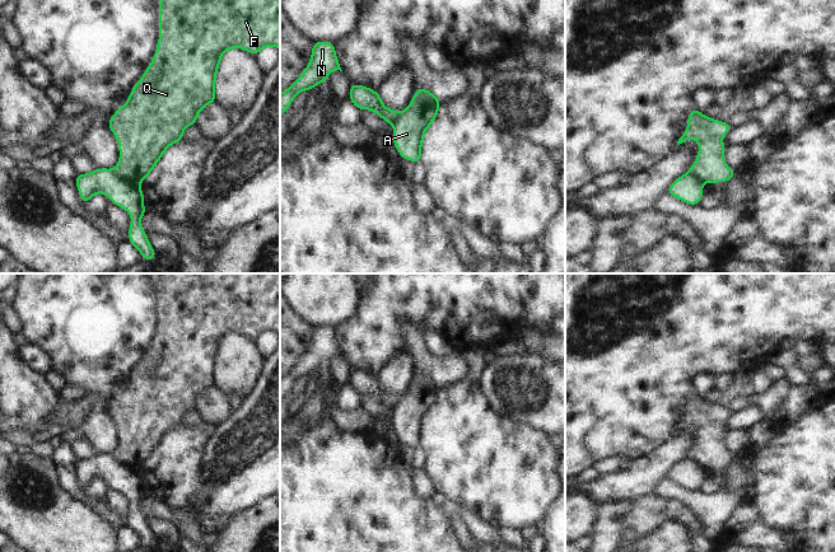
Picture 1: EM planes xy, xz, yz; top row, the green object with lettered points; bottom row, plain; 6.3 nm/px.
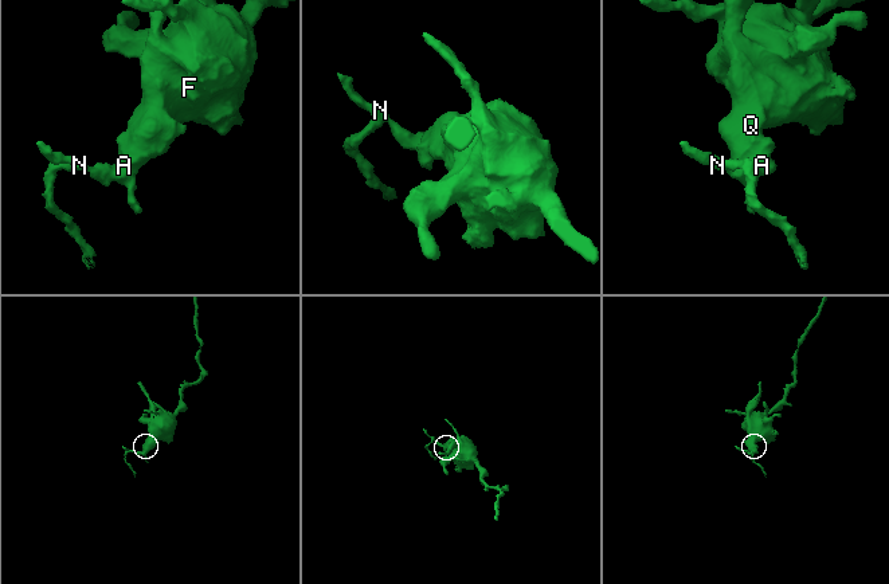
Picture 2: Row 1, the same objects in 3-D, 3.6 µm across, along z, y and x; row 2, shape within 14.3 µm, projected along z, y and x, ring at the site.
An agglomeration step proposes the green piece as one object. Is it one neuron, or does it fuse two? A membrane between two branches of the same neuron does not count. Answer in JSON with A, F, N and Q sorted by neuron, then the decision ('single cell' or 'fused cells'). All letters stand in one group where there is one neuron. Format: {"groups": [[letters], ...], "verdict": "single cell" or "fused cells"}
{"groups": [["A", "F", "Q"], ["N"]], "verdict": "fused cells"}

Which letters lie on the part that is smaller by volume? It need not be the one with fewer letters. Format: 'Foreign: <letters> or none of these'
Foreign: N

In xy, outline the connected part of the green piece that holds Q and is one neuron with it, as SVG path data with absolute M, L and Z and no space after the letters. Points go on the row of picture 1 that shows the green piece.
M159 0L159 41L154 57L127 102L108 121L120 150L115 170L132 184L140 184L165 150L185 139L185 128L197 123L199 112L216 102L215 81L223 53L243 48L255 56L270 46L280 50L280 0Z

